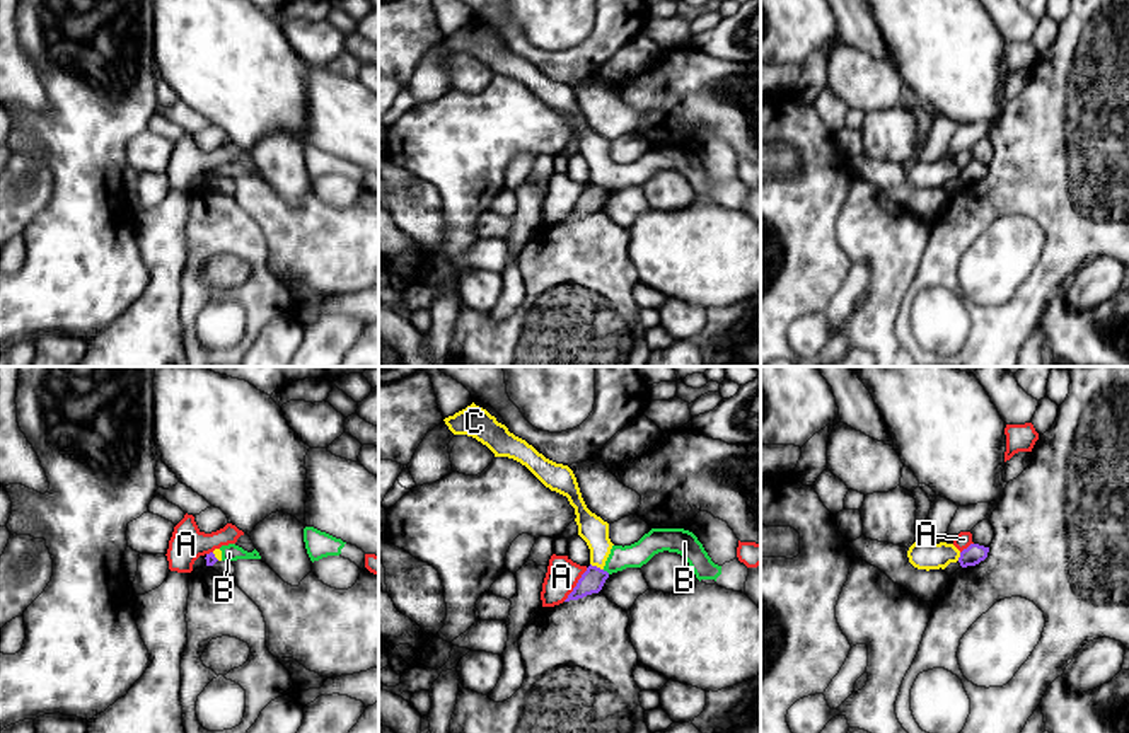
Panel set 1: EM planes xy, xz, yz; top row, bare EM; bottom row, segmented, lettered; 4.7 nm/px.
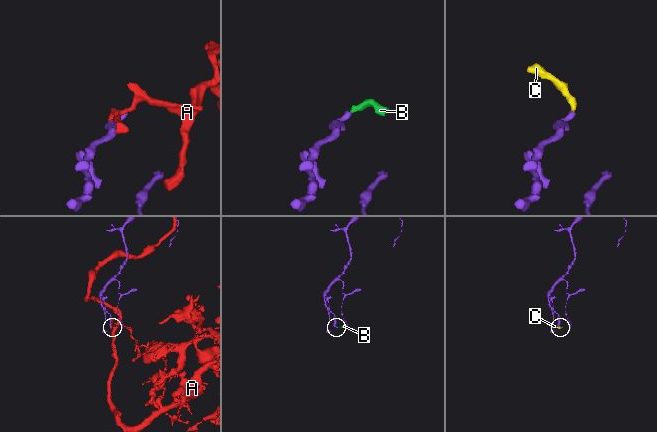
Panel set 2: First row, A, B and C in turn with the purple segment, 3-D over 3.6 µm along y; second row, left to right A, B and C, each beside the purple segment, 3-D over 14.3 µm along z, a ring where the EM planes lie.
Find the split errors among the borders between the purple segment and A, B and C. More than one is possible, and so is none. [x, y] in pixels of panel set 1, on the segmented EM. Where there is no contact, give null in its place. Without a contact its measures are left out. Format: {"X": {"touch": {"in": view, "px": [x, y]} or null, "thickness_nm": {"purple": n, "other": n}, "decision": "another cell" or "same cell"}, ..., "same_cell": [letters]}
{"A": {"touch": {"in": "xz", "px": [577, 585]}, "thickness_nm": {"purple": 110, "other": 150}, "decision": "another cell"}, "B": {"touch": {"in": "xz", "px": [606, 571]}, "thickness_nm": {"purple": 110, "other": 120}, "decision": "another cell"}, "C": {"touch": {"in": "xz", "px": [596, 566]}, "thickness_nm": {"purple": 110, "other": 140}, "decision": "another cell"}, "same_cell": []}

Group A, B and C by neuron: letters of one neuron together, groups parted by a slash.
A / B C

